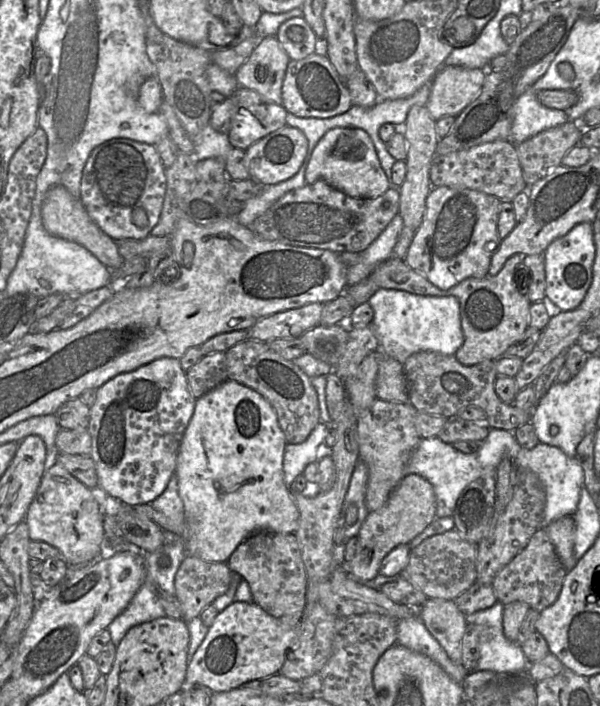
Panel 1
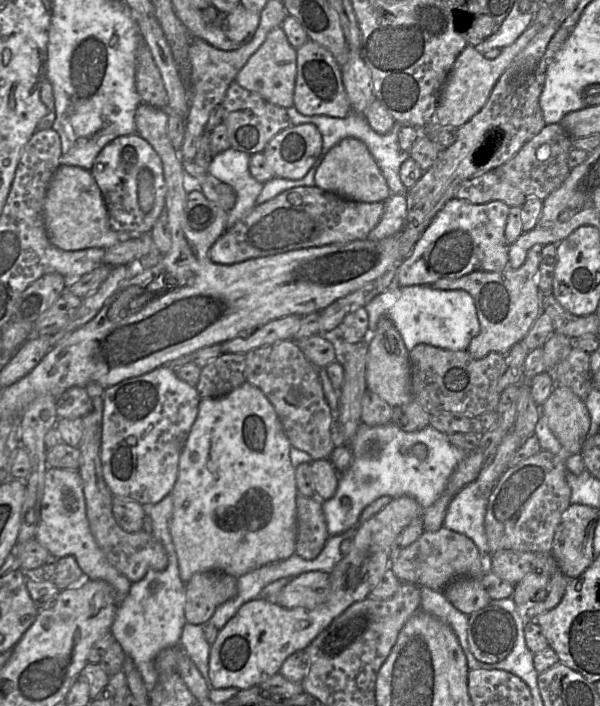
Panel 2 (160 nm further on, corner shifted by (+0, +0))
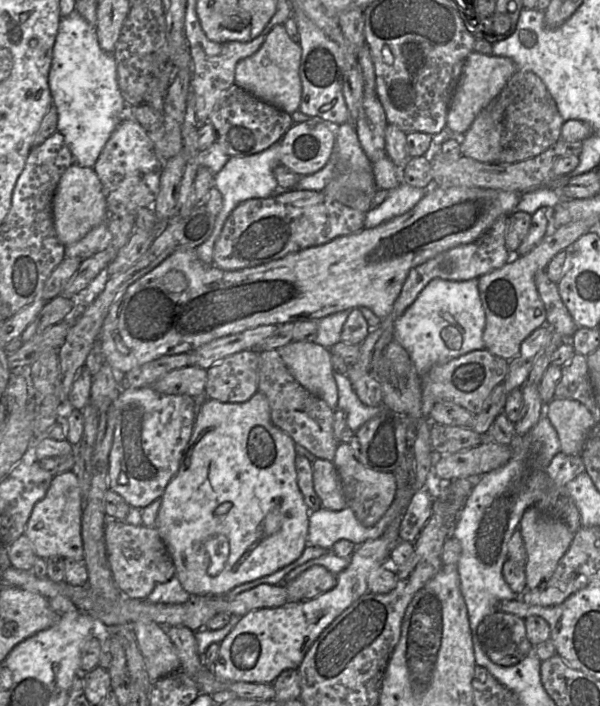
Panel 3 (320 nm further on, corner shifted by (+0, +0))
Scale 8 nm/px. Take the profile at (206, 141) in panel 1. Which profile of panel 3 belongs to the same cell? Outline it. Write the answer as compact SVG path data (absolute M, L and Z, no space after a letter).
M272 144L266 150L249 156L231 156L225 166L214 175L213 184L223 197L223 206L218 215L215 216L213 231L209 238L196 248L199 260L207 265L213 264L214 244L219 237L225 221L231 212L242 202L253 198L270 197L276 188L277 180L274 176L274 168L279 164L279 144Z

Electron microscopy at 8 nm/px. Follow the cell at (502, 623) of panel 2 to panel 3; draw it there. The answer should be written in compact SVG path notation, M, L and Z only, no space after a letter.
M496 611L477 628L477 638L489 659L500 666L513 666L535 649L526 636L525 620Z

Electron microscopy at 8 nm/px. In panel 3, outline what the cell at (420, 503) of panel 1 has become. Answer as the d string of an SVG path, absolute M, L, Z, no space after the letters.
M383 537L366 540L356 546L350 556L350 564L336 576L337 583L330 591L311 600L253 610L241 617L220 643L212 669L215 676L230 682L273 684L284 670L298 669L321 633L353 602L368 592L369 574L380 566L388 566L389 553Z

